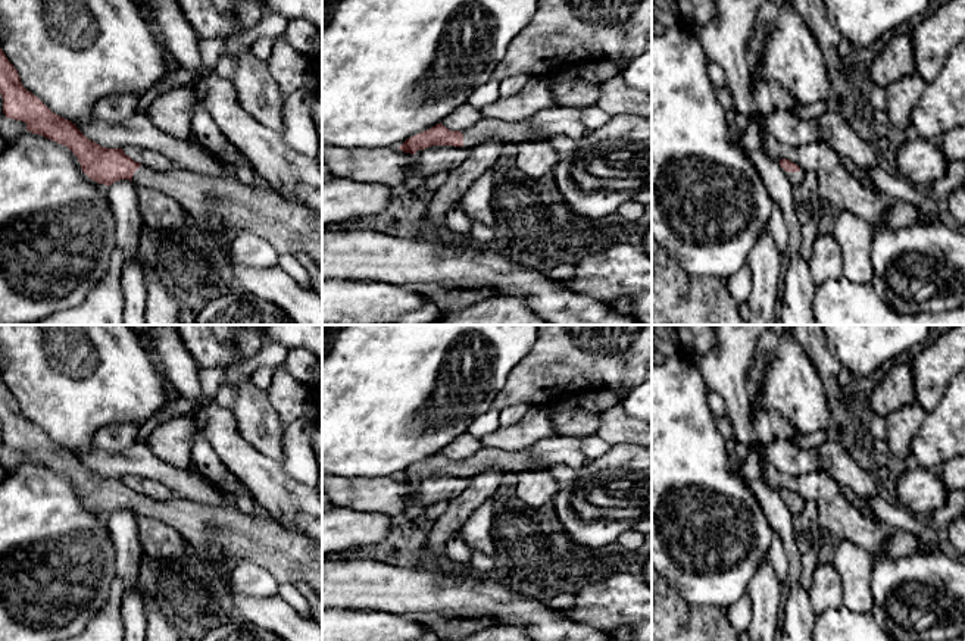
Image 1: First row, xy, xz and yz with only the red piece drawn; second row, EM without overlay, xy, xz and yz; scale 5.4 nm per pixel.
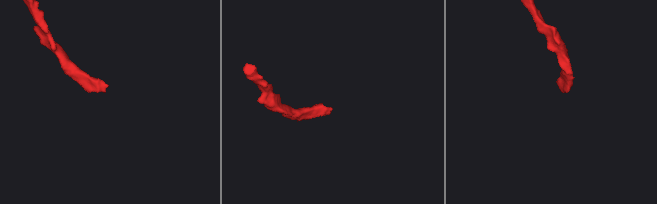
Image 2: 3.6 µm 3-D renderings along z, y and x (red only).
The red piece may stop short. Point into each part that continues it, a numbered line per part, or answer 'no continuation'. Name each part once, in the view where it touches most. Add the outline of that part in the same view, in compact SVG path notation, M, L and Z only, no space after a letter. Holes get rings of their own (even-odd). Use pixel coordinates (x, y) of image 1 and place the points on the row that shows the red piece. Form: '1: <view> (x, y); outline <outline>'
1: yz (795, 178); outline M800 169L799 172L786 172L786 175L787 175L788 181L791 182L791 185L796 187L803 181L805 172Z

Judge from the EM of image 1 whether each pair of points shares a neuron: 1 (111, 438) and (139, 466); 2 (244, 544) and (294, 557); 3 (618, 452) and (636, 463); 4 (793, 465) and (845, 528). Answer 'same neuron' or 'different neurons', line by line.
1: different neurons
2: same neuron
3: same neuron
4: different neurons

